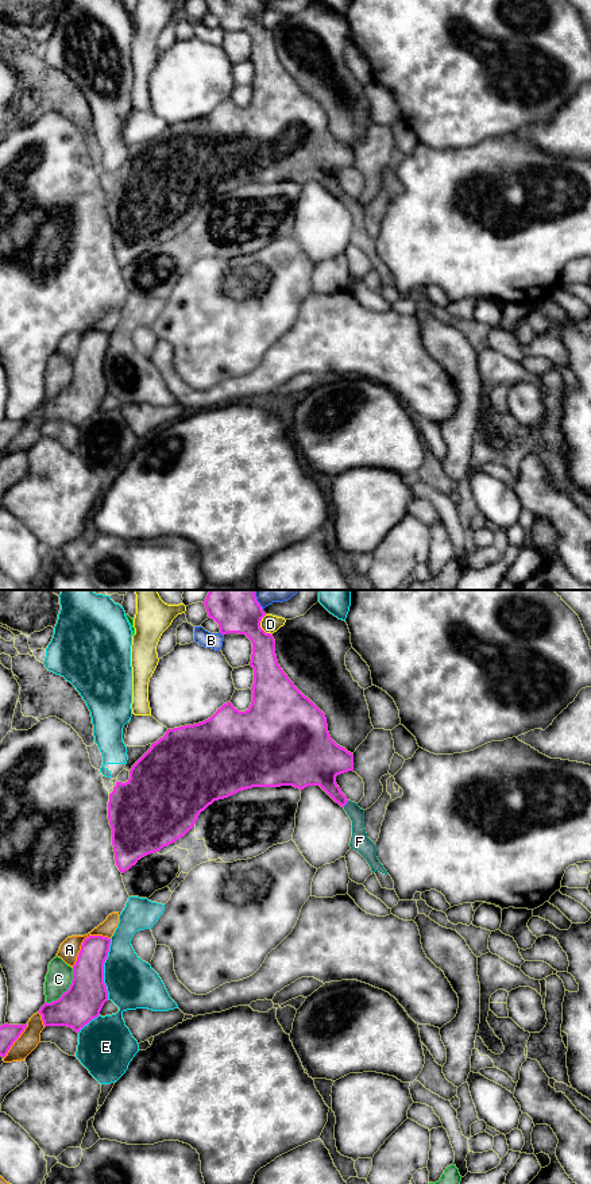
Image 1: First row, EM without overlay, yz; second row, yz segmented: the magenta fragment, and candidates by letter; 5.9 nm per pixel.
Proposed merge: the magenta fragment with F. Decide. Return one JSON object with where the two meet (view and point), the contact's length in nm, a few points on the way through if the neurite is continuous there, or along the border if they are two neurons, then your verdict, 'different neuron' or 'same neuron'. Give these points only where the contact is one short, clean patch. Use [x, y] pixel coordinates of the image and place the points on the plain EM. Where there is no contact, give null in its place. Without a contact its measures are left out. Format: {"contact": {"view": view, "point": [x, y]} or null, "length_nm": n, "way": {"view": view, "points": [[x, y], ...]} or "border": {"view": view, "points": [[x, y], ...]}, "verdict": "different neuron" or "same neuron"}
{"contact": {"view": "yz", "point": [346, 199]}, "length_nm": 50, "way": {"view": "yz", "points": [[321, 165], [331, 184], [346, 199], [356, 209], [359, 236]]}, "verdict": "same neuron"}

